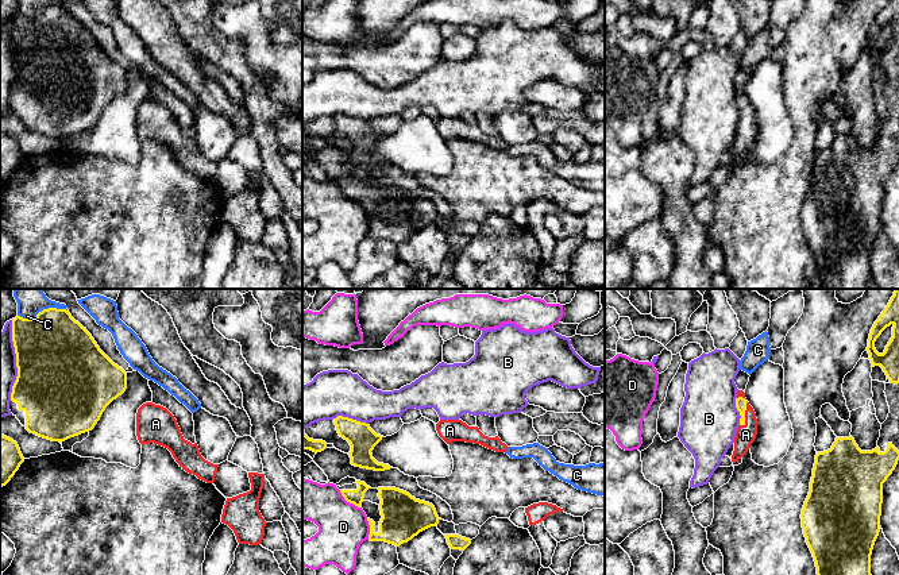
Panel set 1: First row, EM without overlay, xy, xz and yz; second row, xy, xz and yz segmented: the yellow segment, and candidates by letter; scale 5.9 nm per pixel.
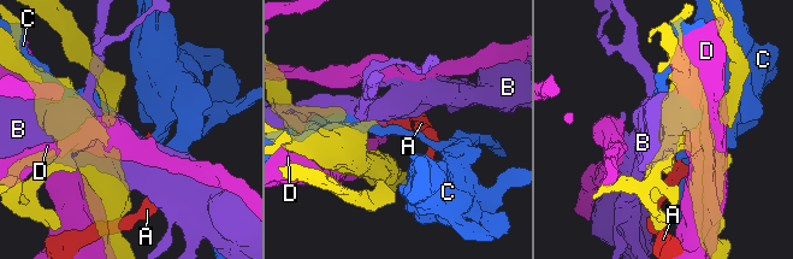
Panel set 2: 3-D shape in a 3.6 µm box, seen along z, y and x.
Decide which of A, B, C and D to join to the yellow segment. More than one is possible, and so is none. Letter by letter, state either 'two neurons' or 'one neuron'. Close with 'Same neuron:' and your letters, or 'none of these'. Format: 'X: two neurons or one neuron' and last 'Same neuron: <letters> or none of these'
A: one neuron
B: two neurons
C: two neurons
D: two neurons
Same neuron: A

